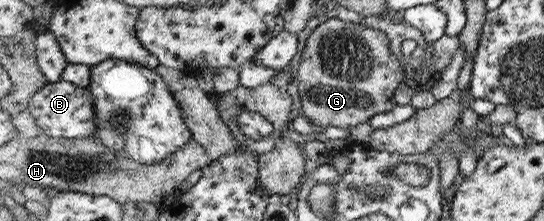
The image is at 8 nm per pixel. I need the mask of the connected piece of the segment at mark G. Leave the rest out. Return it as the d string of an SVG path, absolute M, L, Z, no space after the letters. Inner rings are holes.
M331 17L317 25L306 40L299 59L296 80L298 80L298 96L303 116L321 129L329 126L354 128L358 124L368 122L375 114L388 112L396 106L394 92L404 78L402 64L390 56L390 46L385 32L379 29L364 28L354 21L344 21Z

